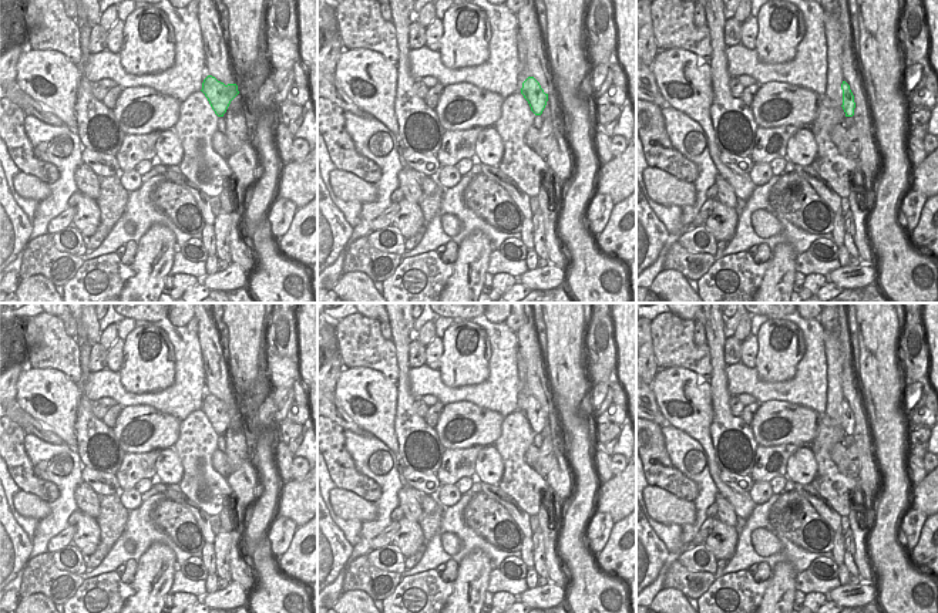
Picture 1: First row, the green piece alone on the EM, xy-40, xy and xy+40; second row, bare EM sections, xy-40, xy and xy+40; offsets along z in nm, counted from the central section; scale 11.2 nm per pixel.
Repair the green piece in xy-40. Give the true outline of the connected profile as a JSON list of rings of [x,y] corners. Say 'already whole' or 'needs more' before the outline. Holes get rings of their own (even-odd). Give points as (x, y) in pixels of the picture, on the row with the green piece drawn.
already whole; [[[212,75],[204,80],[201,91],[205,94],[218,117],[223,117],[231,101],[239,94],[236,84],[225,85]]]

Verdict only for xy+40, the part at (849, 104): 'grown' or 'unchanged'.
unchanged

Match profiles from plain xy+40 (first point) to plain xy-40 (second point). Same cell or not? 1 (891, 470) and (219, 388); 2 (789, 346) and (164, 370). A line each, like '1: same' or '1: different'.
1: different
2: same

